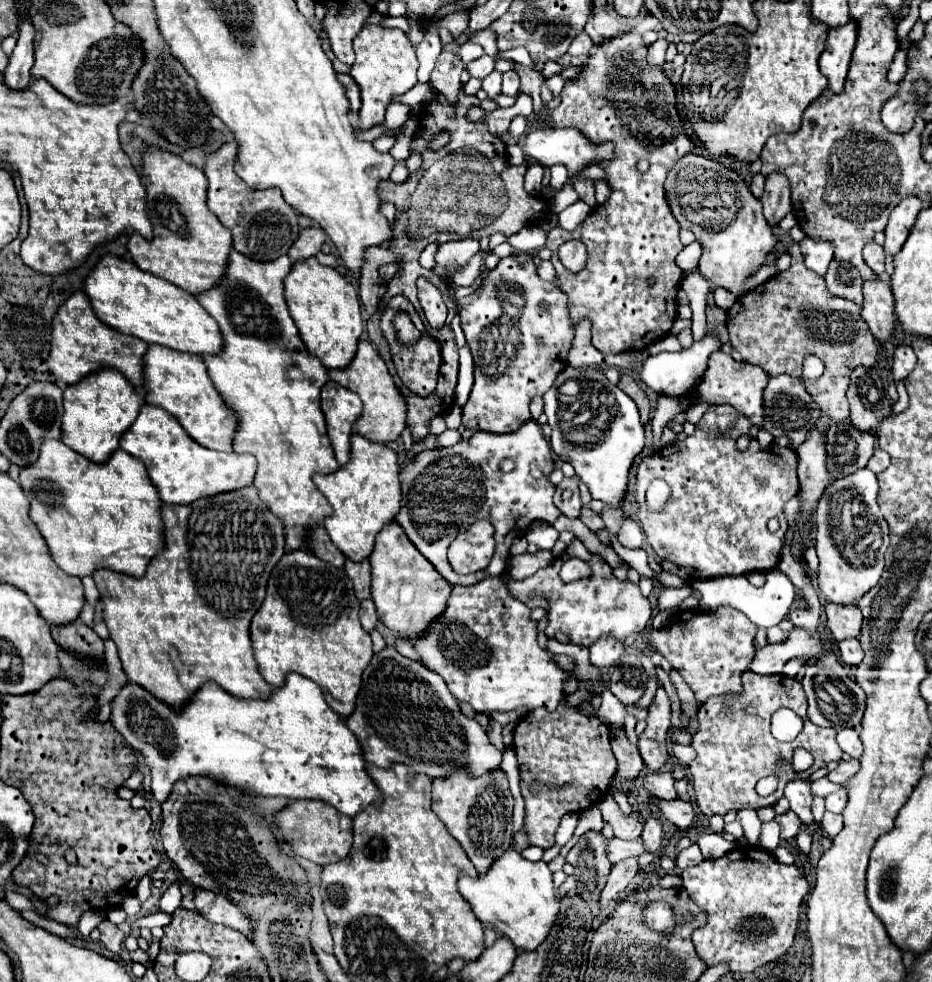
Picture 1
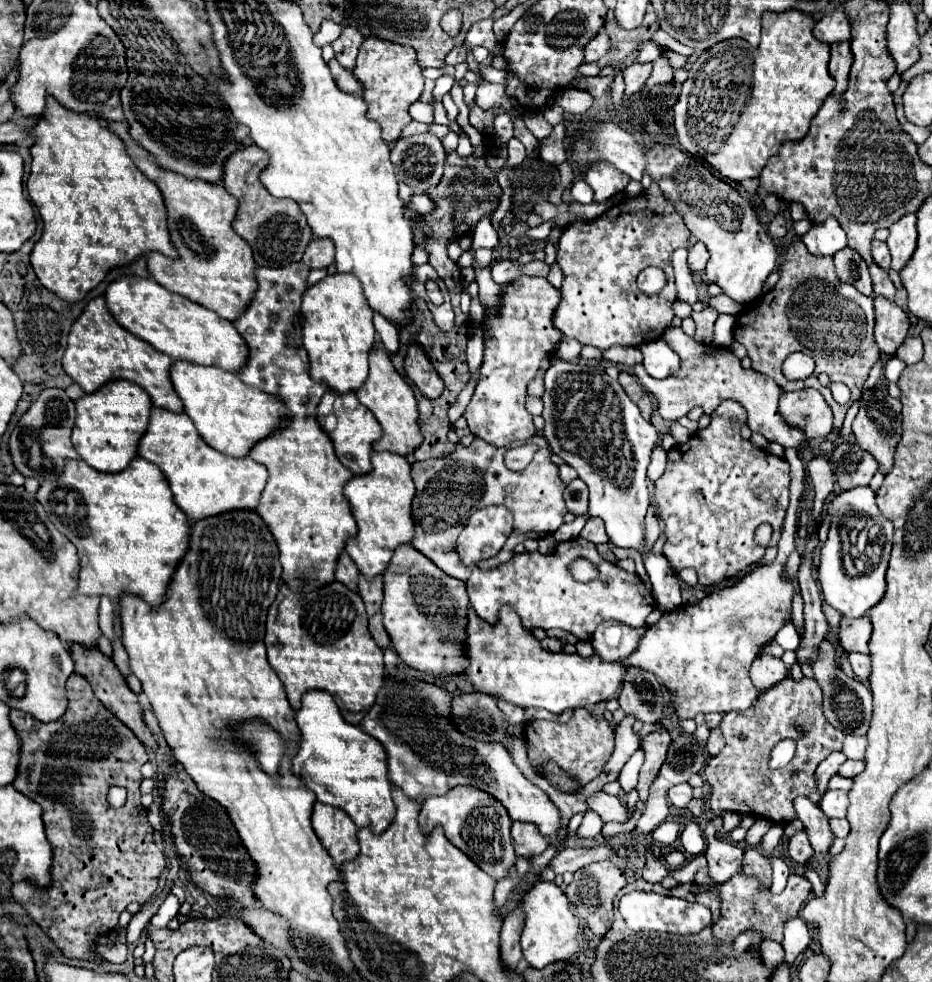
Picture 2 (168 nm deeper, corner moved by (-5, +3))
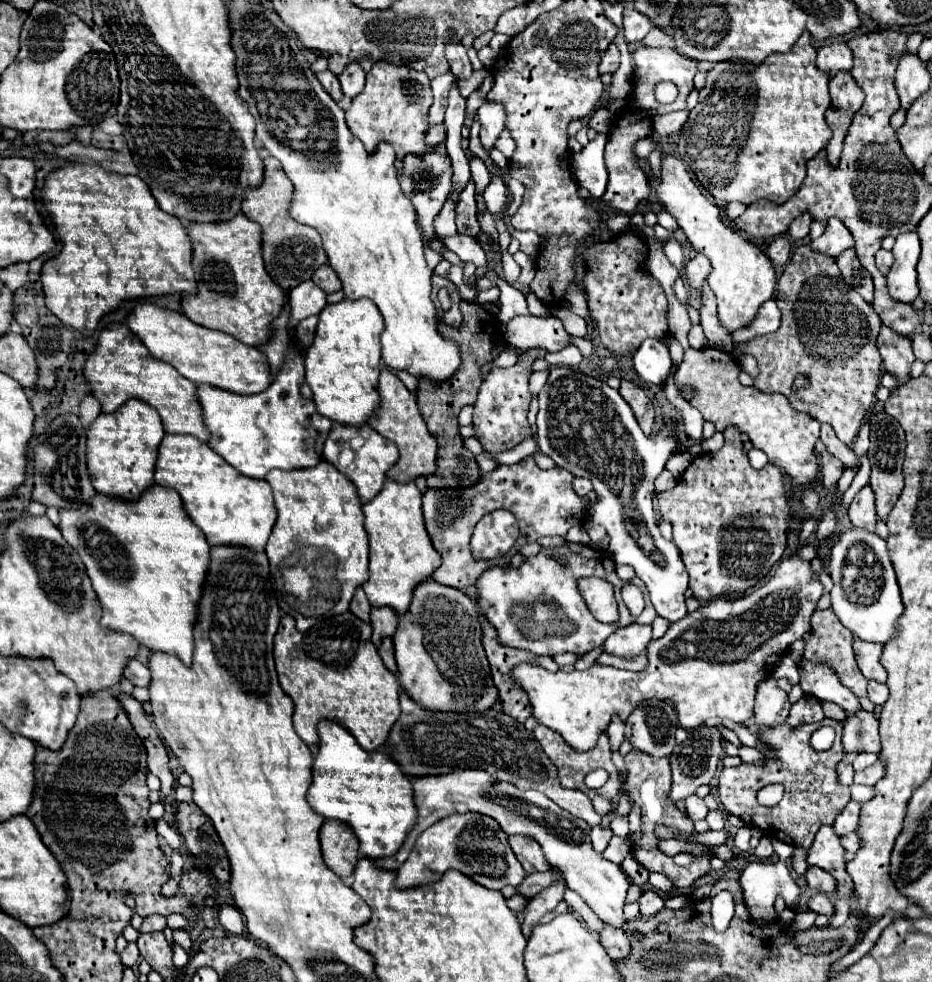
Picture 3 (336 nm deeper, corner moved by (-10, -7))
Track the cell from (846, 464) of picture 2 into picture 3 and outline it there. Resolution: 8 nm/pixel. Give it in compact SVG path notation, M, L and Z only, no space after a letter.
M863 486L855 500L851 502L849 506L849 520L853 526L859 526L859 528L867 528L867 530L873 530L875 528L875 520L877 520L877 512L875 512L875 496L873 496L873 490L867 486Z

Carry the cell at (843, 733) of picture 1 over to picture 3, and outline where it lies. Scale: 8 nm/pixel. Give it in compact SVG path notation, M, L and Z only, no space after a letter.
M861 752L861 754L857 754L857 758L853 760L853 768L855 768L855 770L865 770L865 768L871 766L875 760L877 760L877 754Z

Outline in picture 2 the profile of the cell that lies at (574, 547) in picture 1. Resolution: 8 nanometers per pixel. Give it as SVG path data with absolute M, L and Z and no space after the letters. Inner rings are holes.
M582 538L556 544L552 554L540 554L538 550L524 552L524 554L512 556L508 562L492 568L492 570L480 570L480 568L472 570L472 576L468 578L468 596L470 596L470 606L474 608L474 612L492 626L498 622L500 608L508 604L516 610L516 614L522 620L522 626L528 632L532 632L536 628L540 628L540 630L556 630L558 628L558 630L570 632L578 640L590 640L594 628L604 620L618 620L618 622L624 622L632 628L642 628L646 624L648 614L654 610L654 598L650 592L646 592L646 586L638 578L638 574L624 572L618 566L610 564L608 560L600 558L600 554L596 552L596 546L588 540L582 540ZM578 558L586 558L588 562L592 562L598 568L600 576L596 580L586 582L586 584L576 582L570 574L570 564Z

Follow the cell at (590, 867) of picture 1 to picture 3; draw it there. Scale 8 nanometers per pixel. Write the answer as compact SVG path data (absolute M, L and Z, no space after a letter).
M603 924L599 938L601 938L601 946L615 962L621 962L625 956L629 956L629 940L621 928L613 928L611 924Z

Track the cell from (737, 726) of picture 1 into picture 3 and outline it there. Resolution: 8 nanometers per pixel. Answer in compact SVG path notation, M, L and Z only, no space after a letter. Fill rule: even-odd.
M823 718L813 724L799 724L791 728L787 722L777 724L777 728L753 728L747 726L763 744L769 746L771 754L765 756L763 764L741 762L733 768L723 768L719 774L719 800L729 814L741 818L747 826L757 826L765 836L779 838L791 846L809 848L817 830L823 824L833 824L835 816L849 802L849 788L839 786L835 766L845 758L841 744L841 722ZM821 726L831 726L835 730L835 742L825 752L815 752L809 746L809 736ZM769 782L781 782L785 786L785 796L777 806L761 806L757 802L757 790Z

